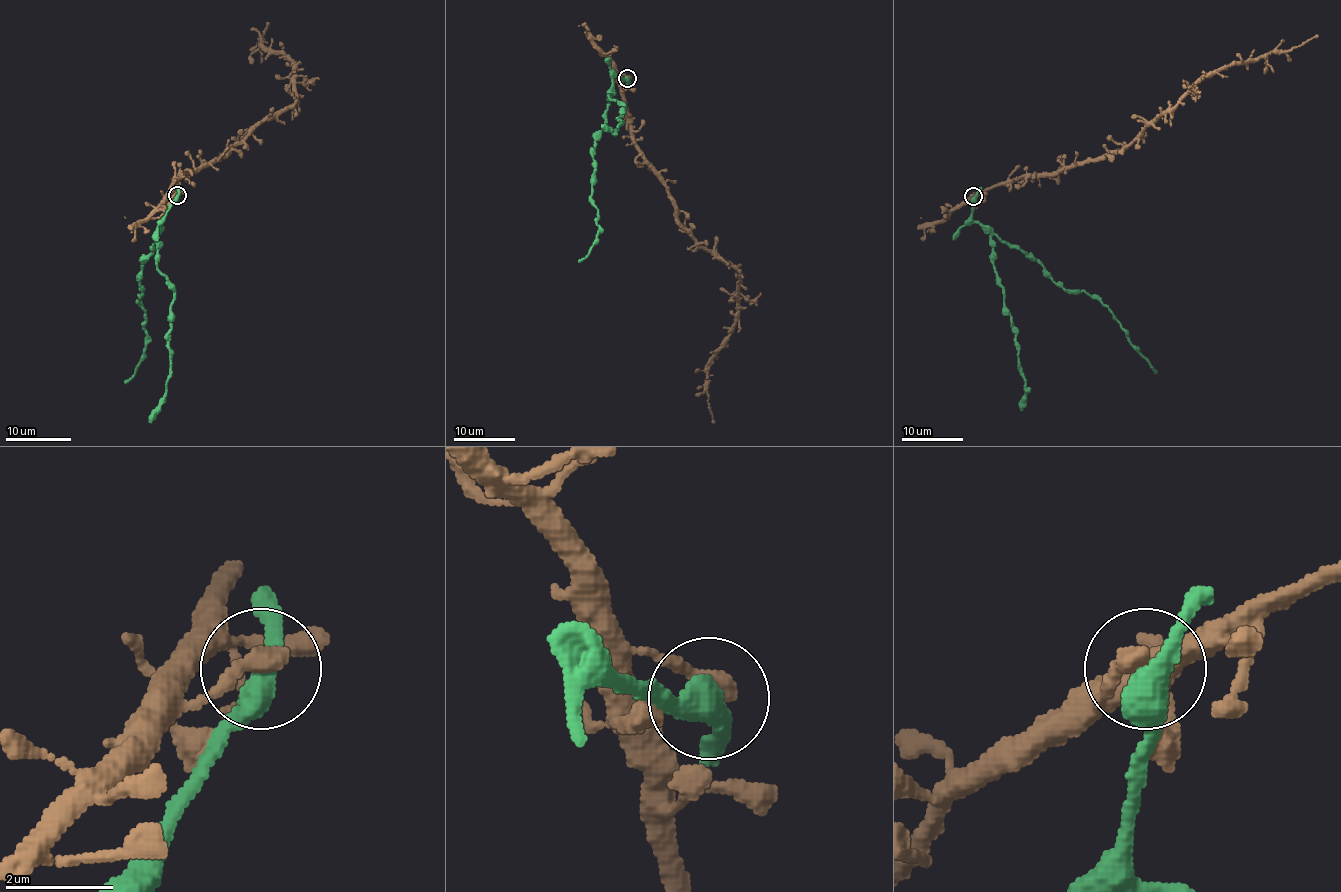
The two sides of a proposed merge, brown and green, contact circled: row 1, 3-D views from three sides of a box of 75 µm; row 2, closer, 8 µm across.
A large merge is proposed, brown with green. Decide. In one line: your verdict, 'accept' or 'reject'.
reject

